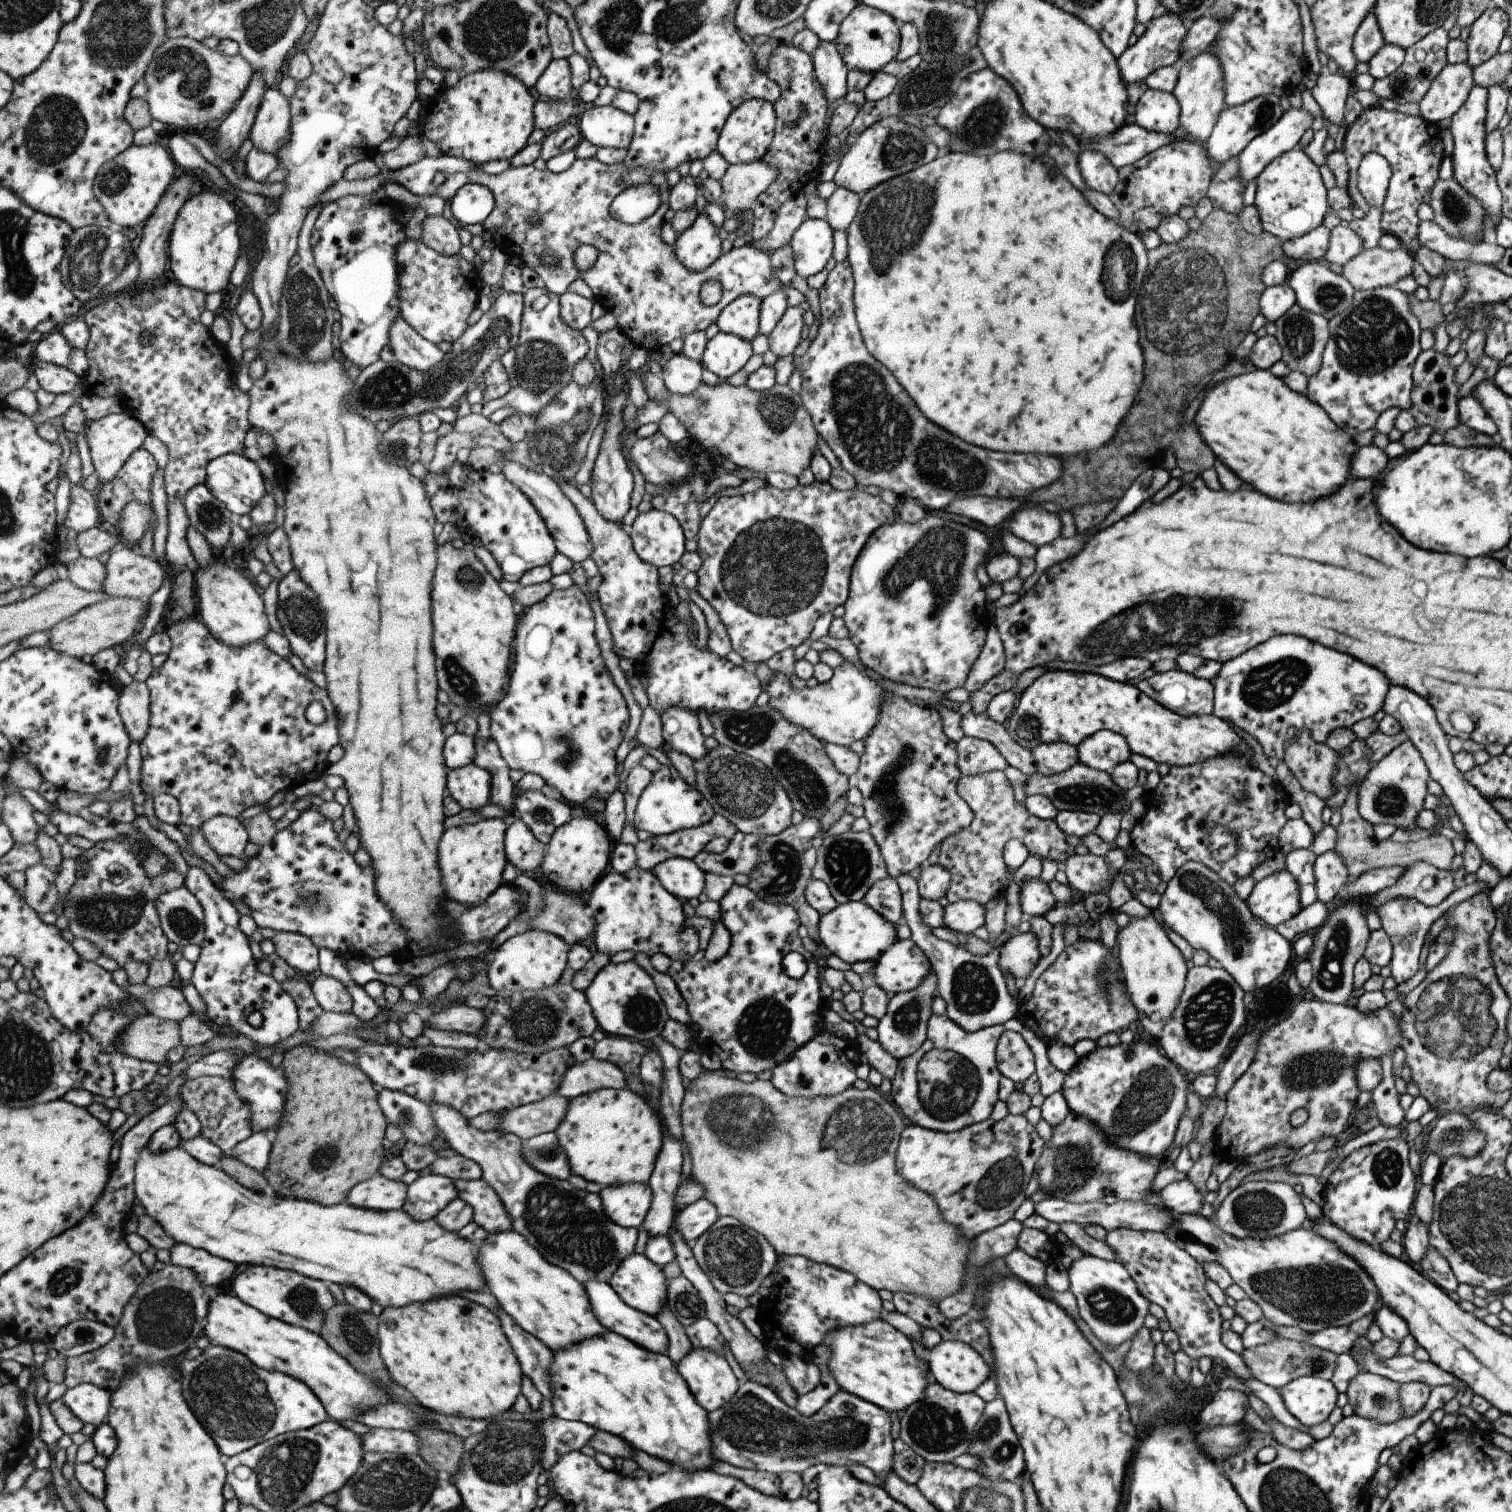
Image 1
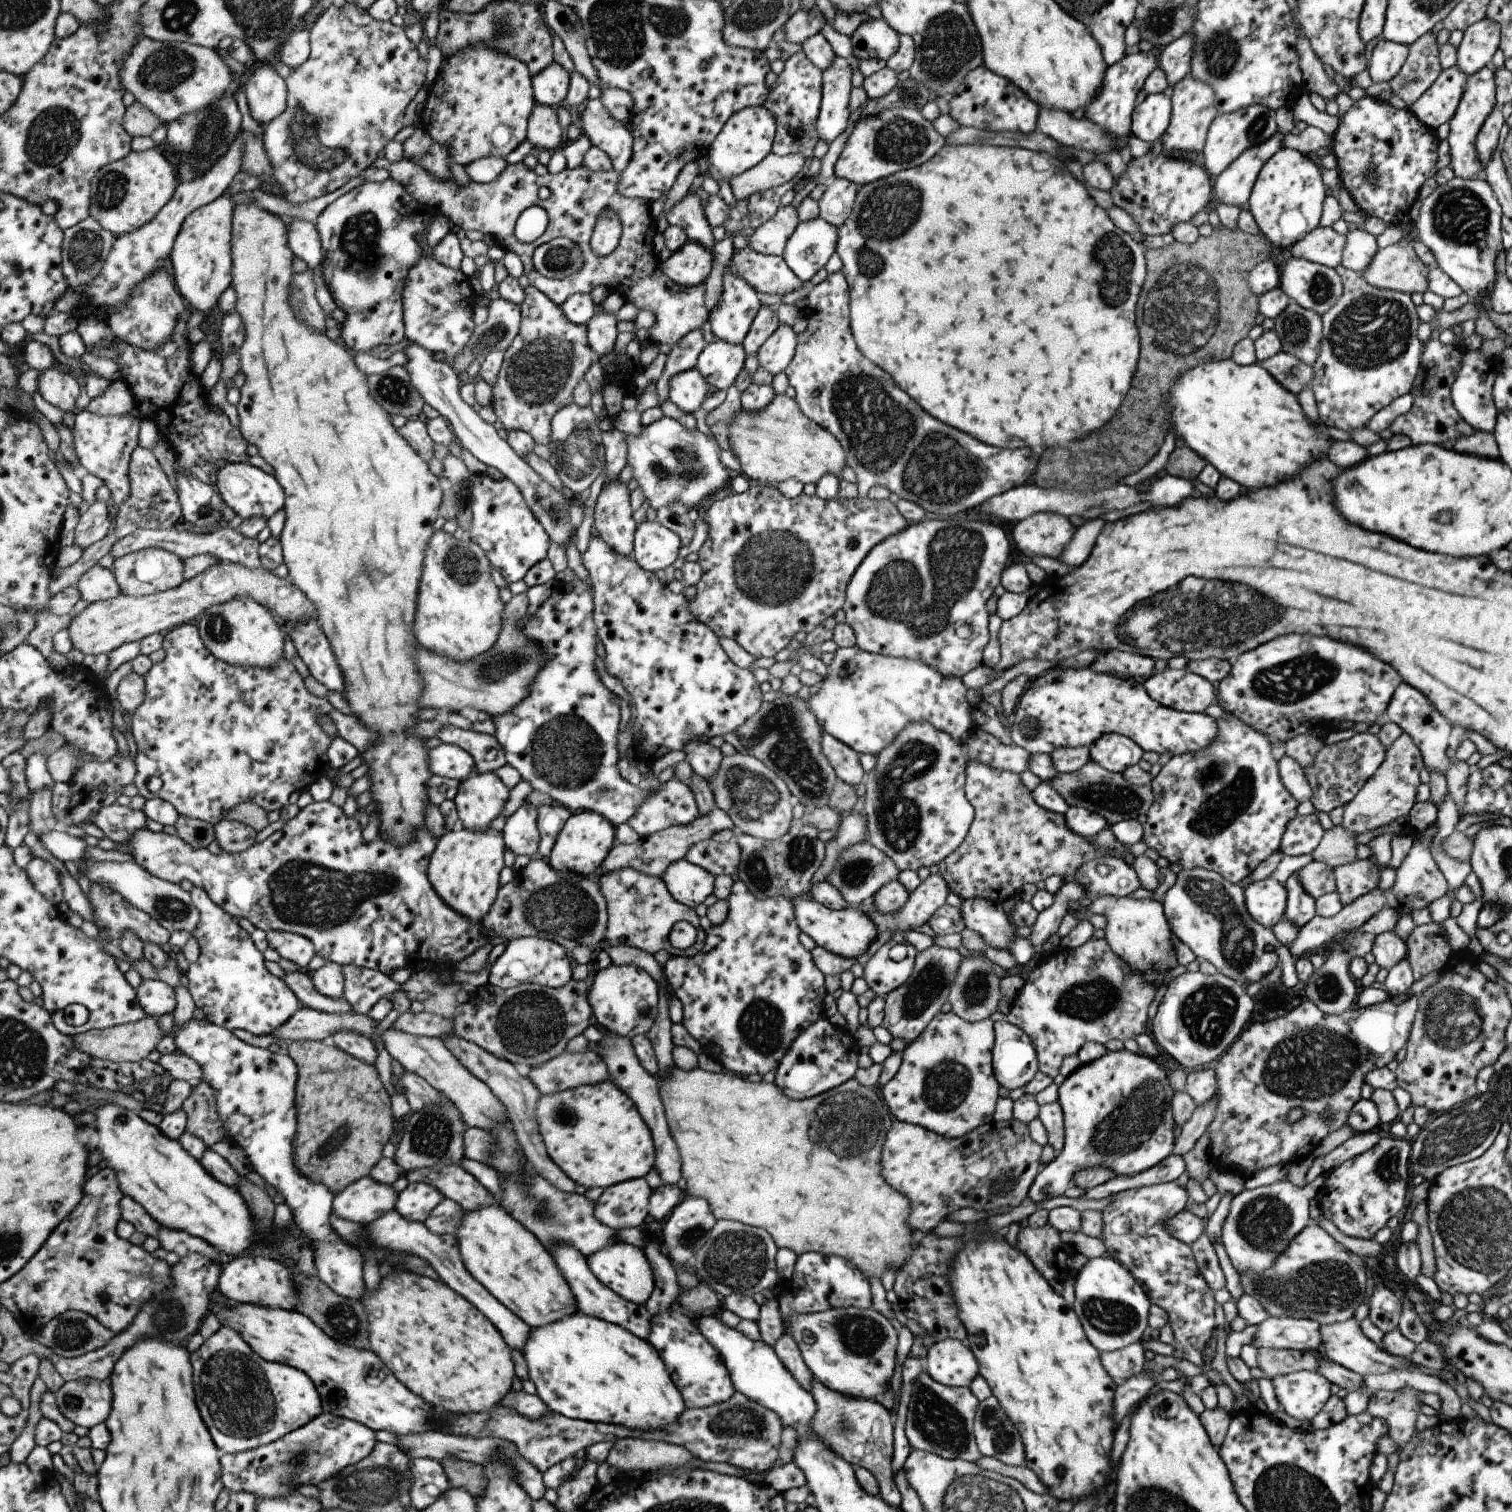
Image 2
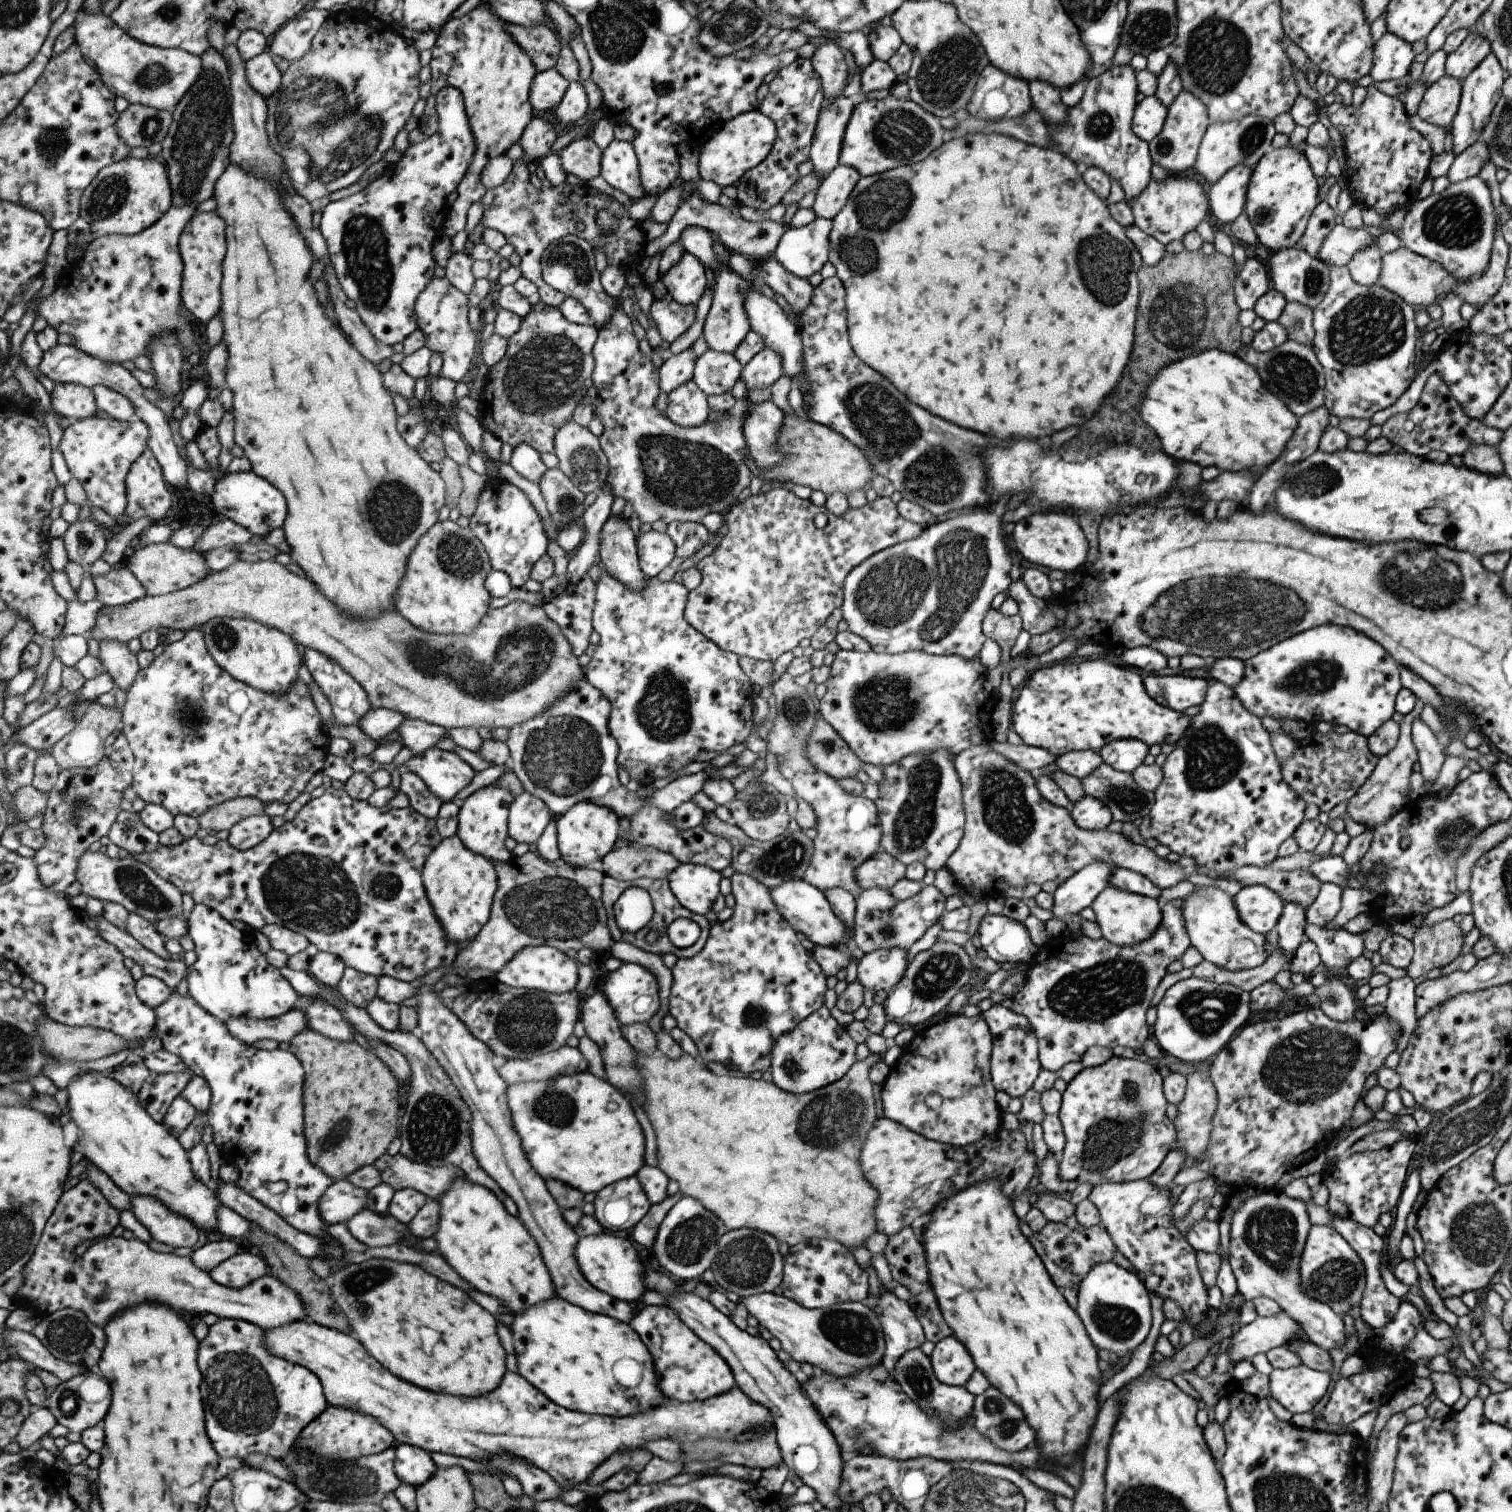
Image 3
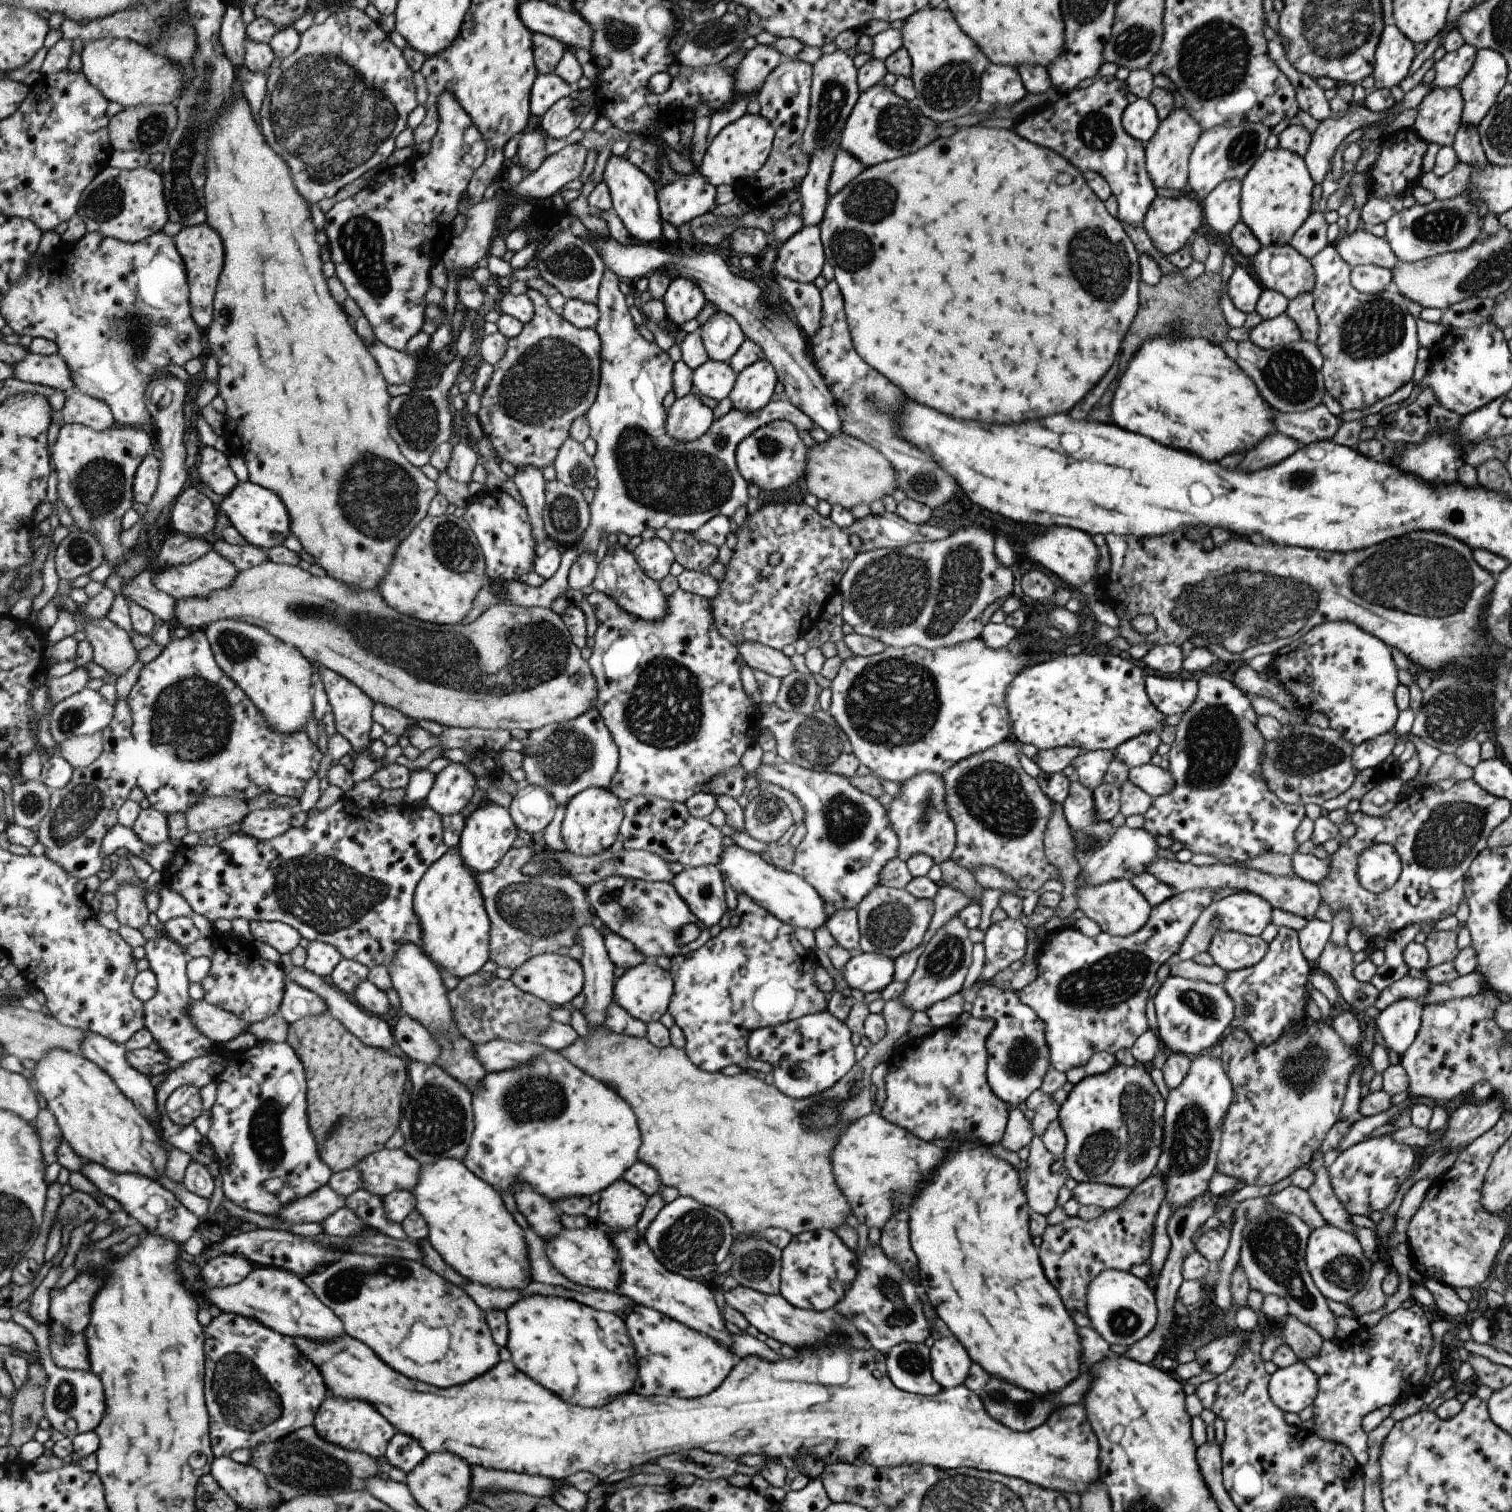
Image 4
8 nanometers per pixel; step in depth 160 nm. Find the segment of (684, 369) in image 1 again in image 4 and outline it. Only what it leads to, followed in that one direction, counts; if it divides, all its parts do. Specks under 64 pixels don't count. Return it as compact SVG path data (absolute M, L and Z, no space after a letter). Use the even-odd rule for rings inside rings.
M687 393L675 398L668 408L667 433L678 441L692 441L701 436L711 424L713 412L701 403L699 396Z

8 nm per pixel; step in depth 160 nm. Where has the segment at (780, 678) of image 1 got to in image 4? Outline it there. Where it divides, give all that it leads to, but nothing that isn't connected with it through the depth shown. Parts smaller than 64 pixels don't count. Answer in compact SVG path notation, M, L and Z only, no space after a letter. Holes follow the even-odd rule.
M1035 635L1015 637L998 650L987 648L979 638L932 651L911 645L903 649L885 647L868 657L852 655L840 662L837 674L830 680L827 712L849 739L859 764L867 766L879 779L899 784L921 771L941 775L956 762L1010 739L1004 694L1013 677L1031 664L1031 640L1037 640Z

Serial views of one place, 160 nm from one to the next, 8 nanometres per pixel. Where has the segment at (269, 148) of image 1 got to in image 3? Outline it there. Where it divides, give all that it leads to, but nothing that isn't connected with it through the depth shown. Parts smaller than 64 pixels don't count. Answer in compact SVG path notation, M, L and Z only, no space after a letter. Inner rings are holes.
M269 51L246 62L246 75L255 92L266 100L277 94L284 79L283 73L273 62L273 54Z

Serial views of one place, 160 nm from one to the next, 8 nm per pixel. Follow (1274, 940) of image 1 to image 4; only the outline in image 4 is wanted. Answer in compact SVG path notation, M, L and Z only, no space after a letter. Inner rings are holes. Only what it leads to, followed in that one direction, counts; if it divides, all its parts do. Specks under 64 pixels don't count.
M1221 931L1209 939L1206 951L1226 973L1255 966L1268 947L1260 936Z

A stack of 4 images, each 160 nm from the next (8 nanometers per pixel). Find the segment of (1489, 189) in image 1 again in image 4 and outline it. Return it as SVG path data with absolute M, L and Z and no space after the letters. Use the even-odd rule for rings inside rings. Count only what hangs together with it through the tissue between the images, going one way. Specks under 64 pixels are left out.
M1477 49L1474 63L1457 85L1463 106L1460 124L1476 127L1503 88L1508 70L1506 62L1493 49Z

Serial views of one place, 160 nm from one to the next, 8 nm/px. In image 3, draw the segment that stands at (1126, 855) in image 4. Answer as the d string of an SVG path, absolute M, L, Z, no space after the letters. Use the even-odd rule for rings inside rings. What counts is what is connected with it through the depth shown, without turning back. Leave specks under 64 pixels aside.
M1094 861L1056 885L1050 894L1052 917L1063 921L1068 916L1077 915L1085 906L1090 906L1102 888L1108 885L1112 868L1108 862Z

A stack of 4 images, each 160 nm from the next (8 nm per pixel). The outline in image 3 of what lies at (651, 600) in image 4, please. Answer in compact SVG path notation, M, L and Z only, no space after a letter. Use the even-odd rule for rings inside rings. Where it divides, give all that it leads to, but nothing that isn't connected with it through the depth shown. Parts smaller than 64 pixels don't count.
M627 512L621 515L609 515L600 532L601 564L607 574L620 580L634 591L647 587L649 580L643 570L637 566L635 556L635 535L628 525Z

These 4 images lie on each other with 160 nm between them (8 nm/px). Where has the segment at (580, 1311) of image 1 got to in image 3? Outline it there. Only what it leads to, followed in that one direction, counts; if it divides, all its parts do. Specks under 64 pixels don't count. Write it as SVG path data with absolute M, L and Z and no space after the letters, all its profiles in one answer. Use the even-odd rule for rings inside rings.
M467 1176L458 1177L439 1202L442 1219L439 1232L435 1236L439 1255L473 1288L499 1299L501 1304L514 1314L559 1297L552 1272L545 1262L544 1253L536 1237L529 1234L525 1224L521 1226L519 1218L508 1211L501 1198L490 1188L477 1184Z

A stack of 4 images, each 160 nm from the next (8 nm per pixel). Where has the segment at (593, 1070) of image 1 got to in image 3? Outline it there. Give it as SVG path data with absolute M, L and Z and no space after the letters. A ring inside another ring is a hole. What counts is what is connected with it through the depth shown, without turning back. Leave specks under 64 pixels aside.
M567 1044L559 1050L532 1059L507 1059L499 1069L509 1085L551 1082L566 1076L589 1073L589 1060L581 1050Z

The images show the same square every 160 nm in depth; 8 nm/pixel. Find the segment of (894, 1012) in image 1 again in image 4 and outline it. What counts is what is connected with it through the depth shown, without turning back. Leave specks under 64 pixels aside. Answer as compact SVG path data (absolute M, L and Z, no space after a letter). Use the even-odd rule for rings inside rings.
M955 914L945 925L937 929L919 955L910 977L905 981L904 992L898 1000L911 1012L925 1012L936 1002L942 1001L961 990L961 984L971 962L971 945L968 928Z

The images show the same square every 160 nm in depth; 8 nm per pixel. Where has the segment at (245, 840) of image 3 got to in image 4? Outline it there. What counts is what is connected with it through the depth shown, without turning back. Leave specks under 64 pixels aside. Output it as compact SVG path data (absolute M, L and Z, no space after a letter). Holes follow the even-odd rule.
M293 807L257 809L251 811L235 830L257 840L268 841L291 828L291 818L296 810Z

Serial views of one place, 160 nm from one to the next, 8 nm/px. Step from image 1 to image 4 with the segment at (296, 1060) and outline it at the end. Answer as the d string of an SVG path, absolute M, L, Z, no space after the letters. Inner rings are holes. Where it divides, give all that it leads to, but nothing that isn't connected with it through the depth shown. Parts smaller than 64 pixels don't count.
M331 1014L320 1017L304 1018L296 1023L293 1023L290 1025L287 1042L298 1052L301 1060L304 1061L304 1067L306 1068L308 1075L308 1115L311 1128L319 1144L320 1155L325 1161L325 1164L328 1164L329 1168L333 1169L334 1174L353 1168L361 1161L364 1161L369 1155L385 1149L385 1144L391 1140L391 1136L397 1132L397 1129L399 1129L399 1124L401 1124L401 1116L403 1116L403 1106L401 1106L401 1102L403 1102L403 1092L405 1092L407 1078L410 1078L409 1072L407 1072L407 1064L405 1064L405 1062L399 1058L399 1055L393 1056L393 1054L389 1054L389 1051L386 1051L385 1049L380 1049L365 1044L340 1020L337 1020Z

